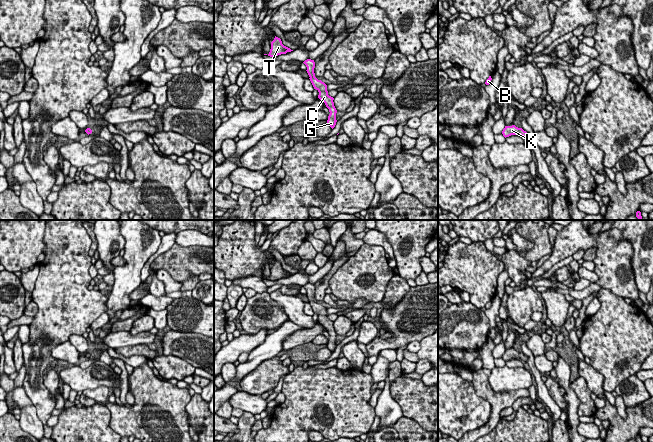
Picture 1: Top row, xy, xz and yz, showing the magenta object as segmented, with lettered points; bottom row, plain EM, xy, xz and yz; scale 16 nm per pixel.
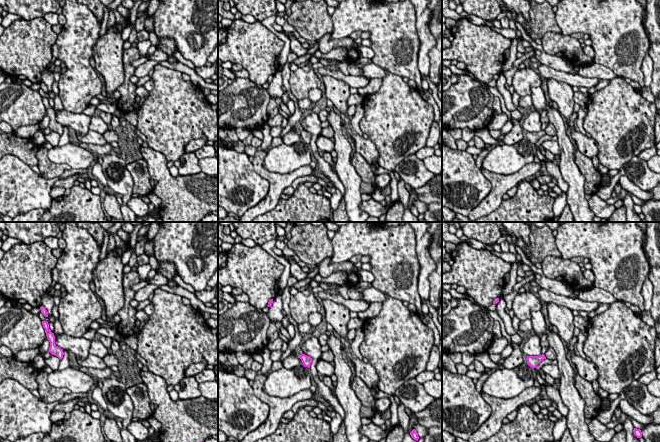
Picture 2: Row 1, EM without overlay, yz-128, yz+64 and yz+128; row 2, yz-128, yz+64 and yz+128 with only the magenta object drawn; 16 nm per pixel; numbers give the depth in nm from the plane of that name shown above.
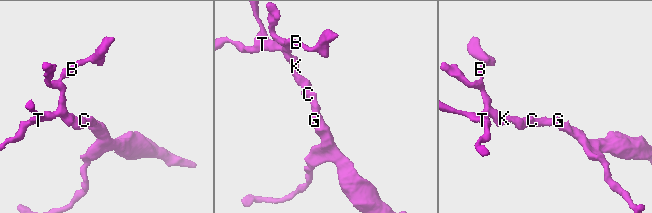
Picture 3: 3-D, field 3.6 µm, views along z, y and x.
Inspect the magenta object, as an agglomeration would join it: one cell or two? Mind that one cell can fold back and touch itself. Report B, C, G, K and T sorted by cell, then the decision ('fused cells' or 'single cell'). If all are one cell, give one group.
B C G K T; single cell

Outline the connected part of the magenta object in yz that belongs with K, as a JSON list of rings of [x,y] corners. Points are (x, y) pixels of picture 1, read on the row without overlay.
[[[515,349],[512,350],[505,350],[505,352],[502,355],[503,360],[509,361],[511,359],[521,359],[525,362],[527,362],[528,357],[526,355],[524,355],[522,352],[518,352]]]

